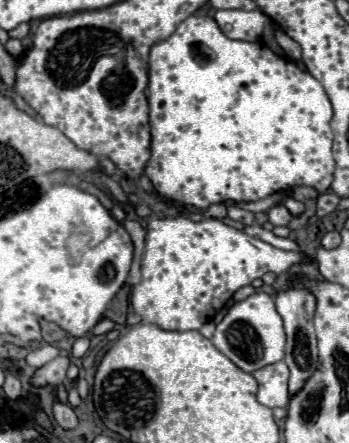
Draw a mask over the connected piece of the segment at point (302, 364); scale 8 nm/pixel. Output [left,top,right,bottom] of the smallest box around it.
[276,286,318,398]

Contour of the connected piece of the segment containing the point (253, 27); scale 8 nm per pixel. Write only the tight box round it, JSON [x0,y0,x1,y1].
[214,10,266,40]

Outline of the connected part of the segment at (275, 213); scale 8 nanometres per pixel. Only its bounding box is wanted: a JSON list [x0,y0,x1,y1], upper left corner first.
[268,206,290,226]

